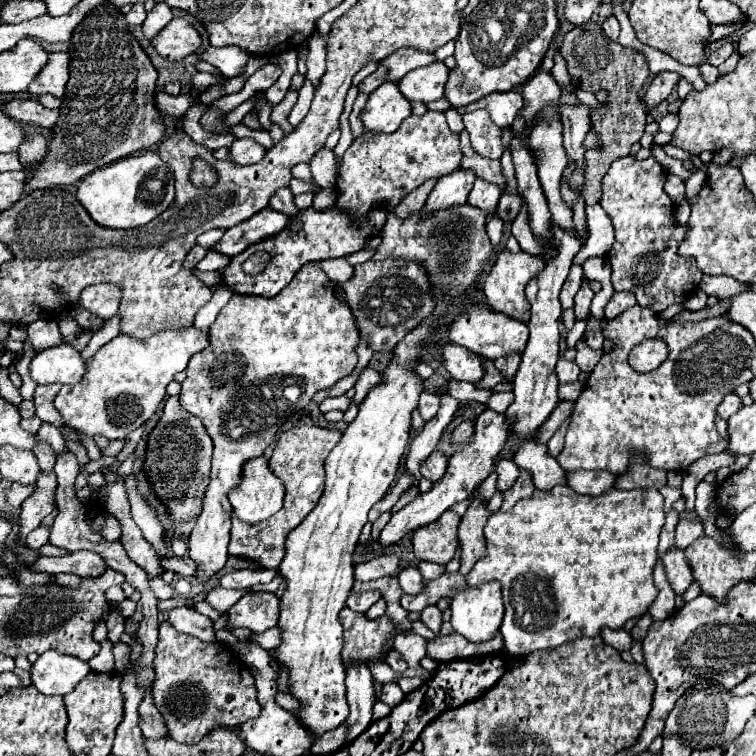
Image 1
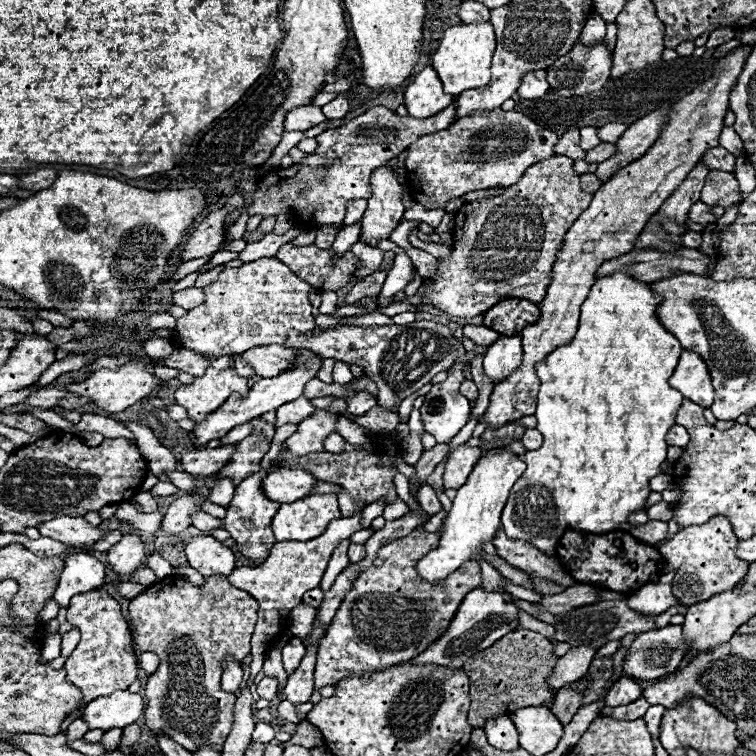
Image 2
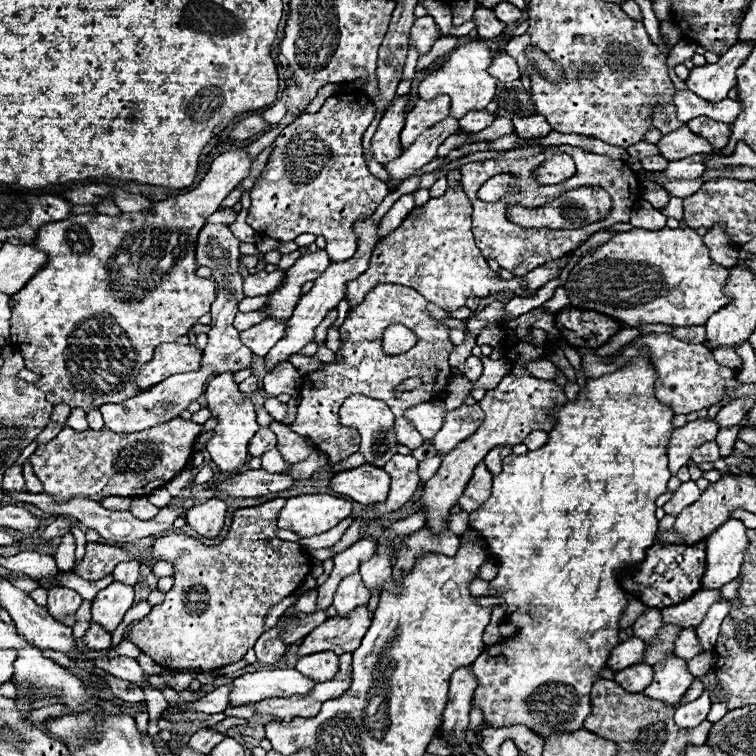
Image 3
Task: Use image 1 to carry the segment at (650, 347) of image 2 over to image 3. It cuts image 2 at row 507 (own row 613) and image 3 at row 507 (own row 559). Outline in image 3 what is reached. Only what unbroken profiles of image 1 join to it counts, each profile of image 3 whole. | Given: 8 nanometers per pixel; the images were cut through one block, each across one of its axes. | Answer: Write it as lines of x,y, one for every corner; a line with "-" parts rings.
638,356
636,360
632,360
632,364
626,364
618,372
612,372
612,376
602,376
600,380
588,380
586,388
580,390
578,400
566,402
564,408
556,410
558,424
550,432
548,444
544,444
544,448
532,450
528,454
522,454
522,456
510,454
504,460
500,476
494,476
494,486
492,486
490,498
476,512
470,514
470,528
478,530
484,536
488,552
498,564
498,574
494,580
490,580
490,588
502,590
502,594
494,594
494,596
504,600
506,620
516,626
516,630
510,636
506,636
504,640
500,640
496,644
486,646
486,654
490,658
482,658
482,662
478,658
476,662
472,662
468,666
470,672
478,680
478,686
476,686
474,698
472,698
472,706
478,706
482,710
484,722
488,726
510,728
510,726
522,724
522,726
528,726
532,732
540,734
542,738
548,738
550,734
582,730
584,718
588,716
588,712
592,712
592,706
590,706
592,684
596,680
600,680
600,672
606,668
606,662
608,662
612,648
620,644
620,638
618,638
620,618
622,618
622,612
630,600
630,596
622,588
618,576
624,572
630,572
638,564
642,564
646,560
646,550
656,544
658,518
654,516
654,510
656,510
654,502
660,494
664,494
668,490
666,484
672,476
668,470
666,446
668,446
668,436
674,430
674,426
672,426
674,412
668,410
666,404
660,404
656,400
654,382
656,382
656,372
654,372
650,360
646,360
646,356

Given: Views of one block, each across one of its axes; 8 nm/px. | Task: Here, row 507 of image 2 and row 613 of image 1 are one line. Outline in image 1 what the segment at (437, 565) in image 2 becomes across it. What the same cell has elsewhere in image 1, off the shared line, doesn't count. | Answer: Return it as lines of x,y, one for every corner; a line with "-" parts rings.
482,584
458,592
450,600
452,626
470,642
490,640
502,626
504,602
501,584

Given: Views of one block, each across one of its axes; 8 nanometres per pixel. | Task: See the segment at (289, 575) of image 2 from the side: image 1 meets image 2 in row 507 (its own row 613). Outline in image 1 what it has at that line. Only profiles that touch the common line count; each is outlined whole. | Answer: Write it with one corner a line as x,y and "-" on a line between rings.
350,592
348,600
346,600
346,606
348,606
350,610
354,610
354,612
364,614
376,600
380,600
380,592
364,592
364,594
360,594
360,596

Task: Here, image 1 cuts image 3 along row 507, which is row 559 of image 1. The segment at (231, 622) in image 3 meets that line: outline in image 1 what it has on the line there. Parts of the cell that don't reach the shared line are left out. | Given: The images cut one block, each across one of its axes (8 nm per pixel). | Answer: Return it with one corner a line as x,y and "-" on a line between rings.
300,426
290,428
282,432
278,438
278,444
274,448
274,454
270,458
270,470
274,476
284,484
286,496
284,506
276,516
270,520
264,520
260,524
240,524
232,516
232,538
228,552
234,556
246,556
256,560
262,568
278,568
284,560
286,552
286,538
288,534
304,522
304,518
316,508
322,492
324,492
324,460
330,454
330,450
340,440
340,430
336,428
320,428
320,426

